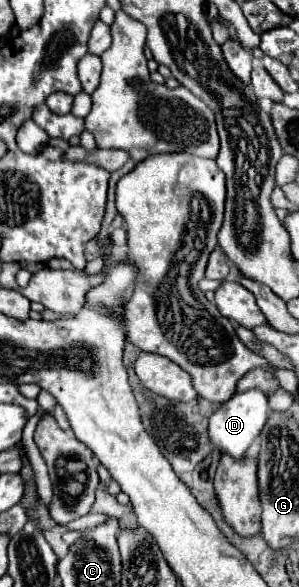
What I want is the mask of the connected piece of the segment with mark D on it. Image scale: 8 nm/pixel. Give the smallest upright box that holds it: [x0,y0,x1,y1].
[208,392,268,458]

